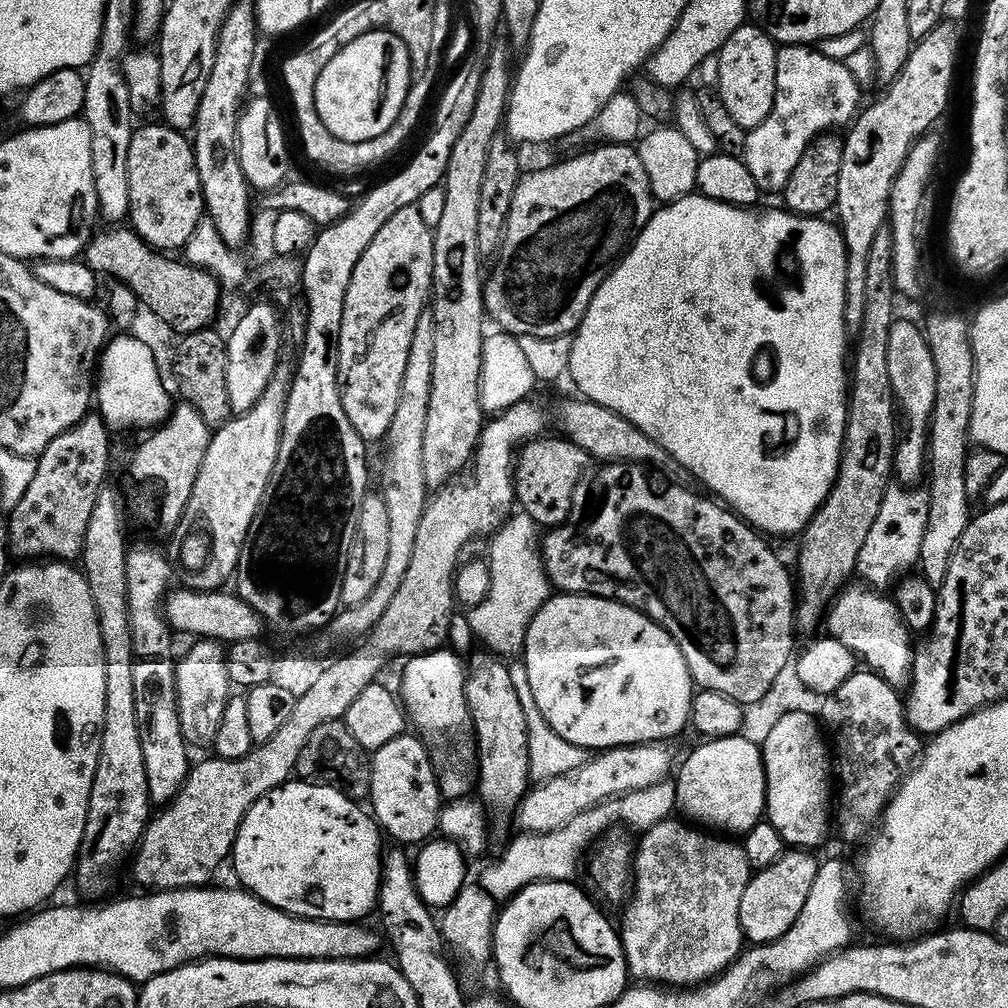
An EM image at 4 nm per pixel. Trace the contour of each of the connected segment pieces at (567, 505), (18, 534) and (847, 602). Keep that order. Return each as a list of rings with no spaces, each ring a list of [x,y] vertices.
[[[559,435],[547,436],[533,438],[519,449],[514,464],[514,500],[519,511],[525,512],[537,525],[560,526],[572,512],[576,491],[588,475],[588,479],[593,475],[594,461],[589,452],[573,440]]]
[[[89,414],[70,430],[58,434],[35,457],[36,469],[34,478],[30,478],[30,486],[26,486],[26,494],[18,498],[18,502],[7,513],[8,551],[17,561],[32,562],[37,558],[51,558],[61,562],[72,562],[83,553],[86,526],[90,522],[90,510],[94,510],[94,498],[98,498],[98,490],[105,487],[108,476],[108,437],[110,431],[98,414]]]
[[[848,586],[833,599],[826,612],[826,632],[842,646],[849,648],[869,669],[877,672],[886,683],[900,690],[909,683],[912,674],[913,641],[908,641],[910,629],[900,616],[897,601],[879,596],[868,586]]]

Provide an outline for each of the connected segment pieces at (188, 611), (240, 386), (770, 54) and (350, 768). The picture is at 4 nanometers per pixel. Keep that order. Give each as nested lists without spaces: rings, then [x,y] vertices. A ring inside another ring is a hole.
[[[177,587],[165,595],[162,605],[162,615],[167,621],[169,629],[177,633],[189,632],[192,638],[203,638],[206,640],[219,640],[231,642],[233,640],[246,640],[261,635],[261,617],[256,611],[239,596],[231,591],[213,590],[211,592],[194,592],[191,588]]]
[[[252,302],[243,315],[242,320],[235,327],[234,331],[226,337],[228,345],[228,357],[226,358],[226,394],[230,398],[230,406],[233,413],[239,414],[250,410],[262,398],[262,390],[270,382],[274,374],[276,365],[281,363],[280,356],[280,332],[282,336],[282,316],[276,313],[276,308],[272,304],[258,304]]]
[[[746,22],[726,38],[719,52],[714,57],[716,63],[716,84],[718,95],[726,102],[726,110],[730,110],[730,118],[738,122],[745,130],[757,128],[770,114],[774,105],[775,94],[775,62],[778,49],[773,40],[759,24]]]
[[[343,719],[322,722],[310,738],[306,738],[306,746],[302,746],[302,754],[298,754],[295,775],[308,784],[317,784],[318,786],[330,786],[342,794],[346,794],[351,800],[360,802],[365,799],[370,790],[370,763],[369,753],[365,752],[362,746],[358,746],[358,741],[354,739],[354,734],[346,730]]]

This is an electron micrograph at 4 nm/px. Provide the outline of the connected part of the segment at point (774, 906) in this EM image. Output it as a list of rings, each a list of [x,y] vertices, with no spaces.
[[[785,850],[770,866],[757,868],[749,875],[738,906],[738,918],[749,945],[768,944],[790,930],[810,894],[814,874],[818,874],[818,860],[812,856],[808,850]]]

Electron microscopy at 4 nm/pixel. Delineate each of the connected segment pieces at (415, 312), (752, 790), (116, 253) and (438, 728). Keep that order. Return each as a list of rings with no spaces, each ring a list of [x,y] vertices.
[[[411,204],[402,206],[402,210],[393,214],[386,226],[374,234],[374,242],[362,250],[362,258],[358,258],[354,274],[350,274],[346,306],[342,306],[342,330],[338,334],[338,386],[342,410],[346,410],[350,426],[354,426],[366,442],[383,441],[388,435],[390,418],[394,418],[394,406],[398,406],[398,394],[402,390],[402,374],[406,374],[410,338],[414,338],[414,326],[418,326],[418,318],[430,300],[433,270],[432,228],[422,218],[419,207]]]
[[[741,734],[717,740],[705,739],[685,758],[684,765],[678,772],[679,768],[674,776],[676,803],[679,811],[684,811],[683,815],[689,821],[709,824],[704,826],[728,834],[743,834],[755,824],[761,823],[766,812],[766,782],[761,745],[747,741]]]
[[[104,226],[93,231],[84,247],[82,261],[97,274],[109,272],[113,281],[125,284],[141,305],[144,304],[176,334],[193,332],[211,325],[217,319],[222,297],[222,285],[205,268],[196,268],[183,259],[171,260],[171,255],[149,248],[140,235],[128,226]]]
[[[446,646],[407,657],[403,661],[398,687],[405,717],[428,748],[441,797],[448,802],[465,799],[471,788],[473,791],[478,778],[475,732],[465,698],[466,668],[461,660],[458,652]]]

